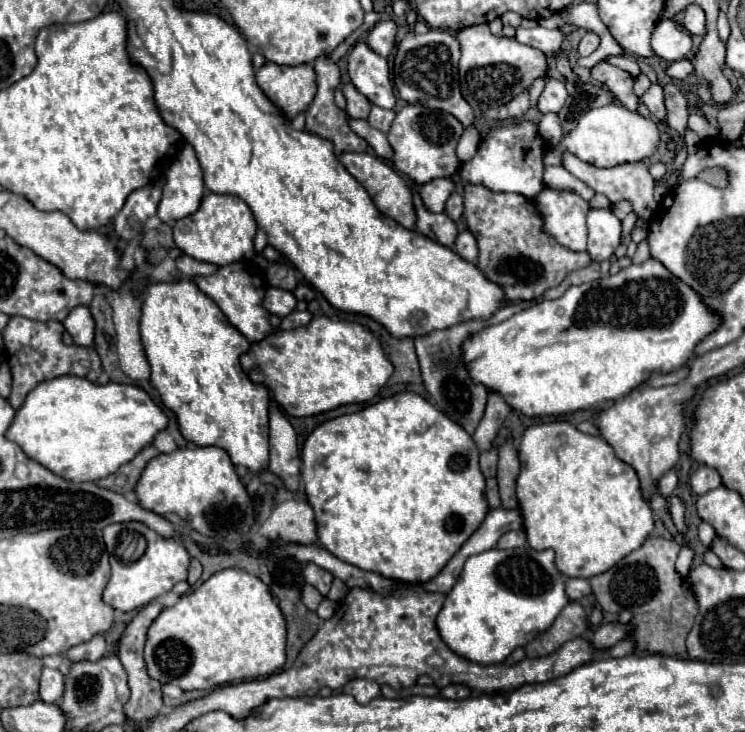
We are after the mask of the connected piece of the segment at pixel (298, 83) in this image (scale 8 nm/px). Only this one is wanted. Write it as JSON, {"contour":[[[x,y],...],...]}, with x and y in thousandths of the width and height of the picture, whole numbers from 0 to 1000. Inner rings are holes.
{"contour":[[[356,86],[342,105],[353,127],[385,157],[385,163],[409,152],[426,124],[423,97],[417,89],[385,92]]]}

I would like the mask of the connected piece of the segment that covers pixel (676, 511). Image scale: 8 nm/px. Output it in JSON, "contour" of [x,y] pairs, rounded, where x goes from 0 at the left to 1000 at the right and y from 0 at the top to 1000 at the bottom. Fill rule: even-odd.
{"contour":[[[901,676],[898,679],[898,695],[901,695],[901,706],[903,706],[903,714],[906,714],[906,720],[911,723],[911,728],[922,728],[922,717],[919,717],[919,712],[917,712],[917,698],[919,698],[919,693],[917,693],[917,684],[909,679],[909,676]]]}

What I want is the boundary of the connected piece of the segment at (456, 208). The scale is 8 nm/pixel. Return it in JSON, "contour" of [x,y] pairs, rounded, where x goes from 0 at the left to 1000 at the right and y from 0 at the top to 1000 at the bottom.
{"contour":[[[608,264],[608,266],[603,269],[603,275],[600,275],[600,280],[597,280],[597,291],[600,291],[608,302],[613,302],[613,299],[621,294],[621,269],[619,269],[616,264]]]}

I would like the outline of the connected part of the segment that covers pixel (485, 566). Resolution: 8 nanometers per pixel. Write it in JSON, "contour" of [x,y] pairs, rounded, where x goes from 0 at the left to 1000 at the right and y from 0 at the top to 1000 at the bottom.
{"contour":[[[697,747],[697,750],[656,750],[651,755],[635,758],[627,764],[621,783],[616,786],[616,794],[605,805],[605,810],[597,818],[597,827],[587,843],[587,859],[592,865],[592,873],[619,898],[659,908],[672,906],[678,898],[691,887],[710,878],[705,870],[707,865],[729,865],[750,835],[764,824],[758,810],[758,788],[745,775],[745,753],[718,753],[713,747]]]}

